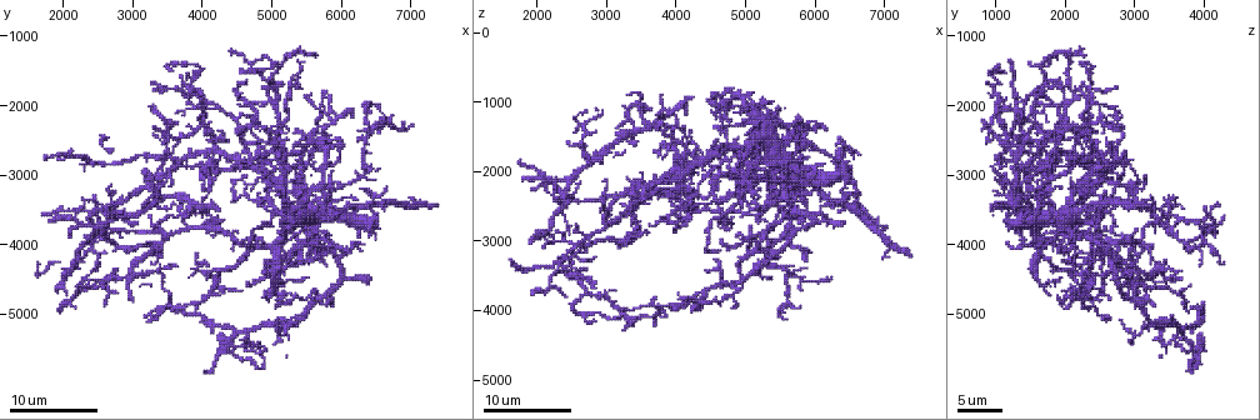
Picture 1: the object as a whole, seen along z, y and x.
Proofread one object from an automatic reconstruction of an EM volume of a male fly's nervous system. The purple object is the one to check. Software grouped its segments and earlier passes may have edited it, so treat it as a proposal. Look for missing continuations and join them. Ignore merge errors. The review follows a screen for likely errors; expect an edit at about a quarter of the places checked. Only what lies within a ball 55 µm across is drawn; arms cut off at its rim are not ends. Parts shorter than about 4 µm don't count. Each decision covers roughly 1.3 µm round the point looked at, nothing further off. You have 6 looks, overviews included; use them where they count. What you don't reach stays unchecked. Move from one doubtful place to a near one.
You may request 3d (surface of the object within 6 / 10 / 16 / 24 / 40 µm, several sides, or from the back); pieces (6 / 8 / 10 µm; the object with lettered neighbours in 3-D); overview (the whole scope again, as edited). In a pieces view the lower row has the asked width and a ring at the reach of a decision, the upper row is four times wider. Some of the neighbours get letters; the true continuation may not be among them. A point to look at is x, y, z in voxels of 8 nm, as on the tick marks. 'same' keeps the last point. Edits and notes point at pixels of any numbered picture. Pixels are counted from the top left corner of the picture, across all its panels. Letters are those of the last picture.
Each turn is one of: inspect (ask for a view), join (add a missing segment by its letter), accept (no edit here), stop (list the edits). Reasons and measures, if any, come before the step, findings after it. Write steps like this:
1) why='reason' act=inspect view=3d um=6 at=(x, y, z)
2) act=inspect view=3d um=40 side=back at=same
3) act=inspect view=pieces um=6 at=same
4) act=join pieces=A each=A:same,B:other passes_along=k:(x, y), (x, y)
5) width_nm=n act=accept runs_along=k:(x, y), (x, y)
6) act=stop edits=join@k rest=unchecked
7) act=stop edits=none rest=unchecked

act=inspect view=pieces um=8 at=(5800, 4300, 3950)

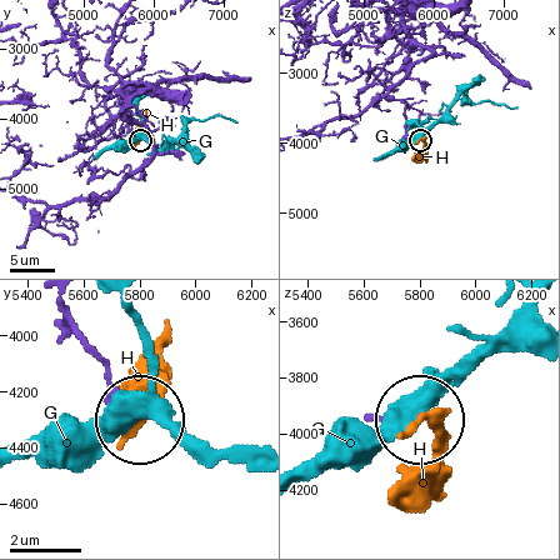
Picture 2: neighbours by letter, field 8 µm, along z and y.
width_nm=110 act=accept each=G:other,H:other found='no lettered segment goes on from it'

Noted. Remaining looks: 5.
why='branch stops here' act=inspect view=pieces um=10 at=(4950, 4350, 3650)

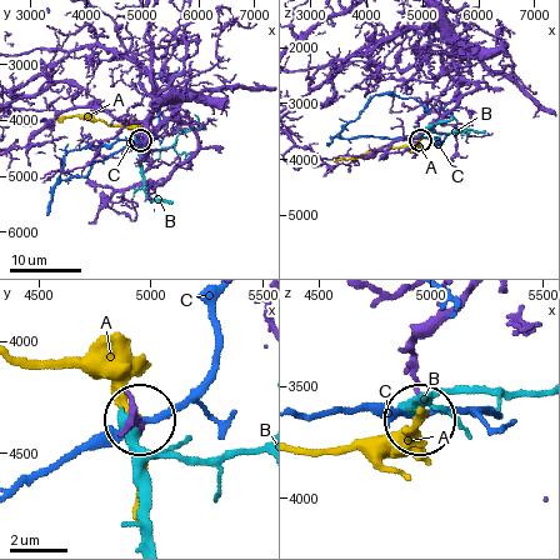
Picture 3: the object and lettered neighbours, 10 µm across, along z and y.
act=accept each=A:other,B:other,C:other found='none of them fits'

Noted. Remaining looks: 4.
why='branch stops here' act=inspect view=3d um=10 at=(3650, 1550, 1750)

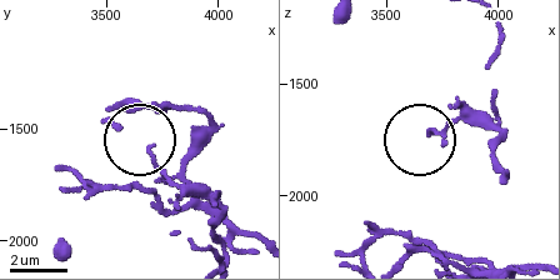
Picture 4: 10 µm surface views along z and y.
act=inspect view=pieces um=6 at=(3680, 1600, 1720)

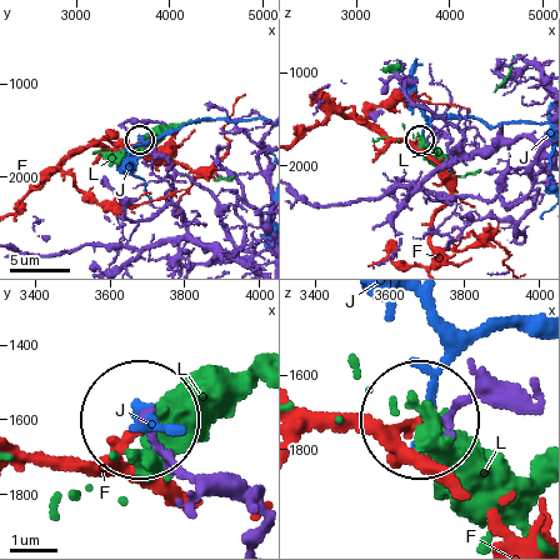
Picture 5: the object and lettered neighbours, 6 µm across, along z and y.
width_nm=110 act=accept each=F:other,J:other,L:other found='none of them fits'

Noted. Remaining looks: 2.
act=stop edits=none rest=unchecked

